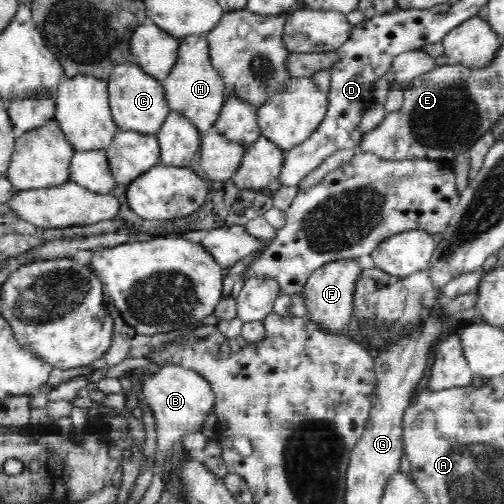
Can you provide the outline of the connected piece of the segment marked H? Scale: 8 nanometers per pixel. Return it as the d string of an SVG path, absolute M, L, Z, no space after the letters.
M192 34L180 39L176 64L172 66L172 72L169 72L163 86L170 110L191 120L199 131L208 132L216 124L226 98L225 84L220 73L211 65L206 34Z

